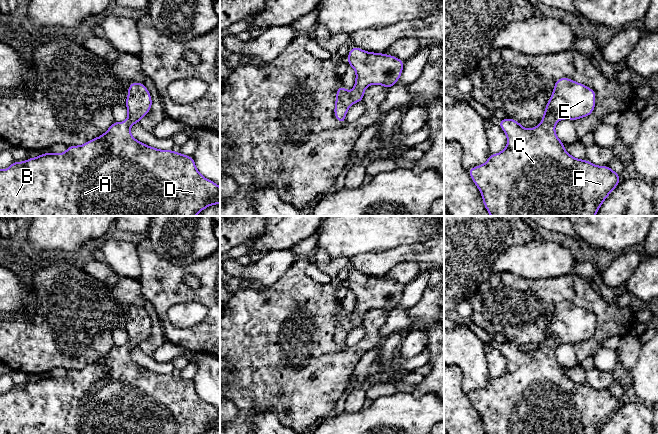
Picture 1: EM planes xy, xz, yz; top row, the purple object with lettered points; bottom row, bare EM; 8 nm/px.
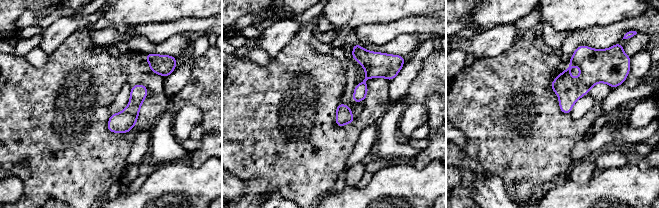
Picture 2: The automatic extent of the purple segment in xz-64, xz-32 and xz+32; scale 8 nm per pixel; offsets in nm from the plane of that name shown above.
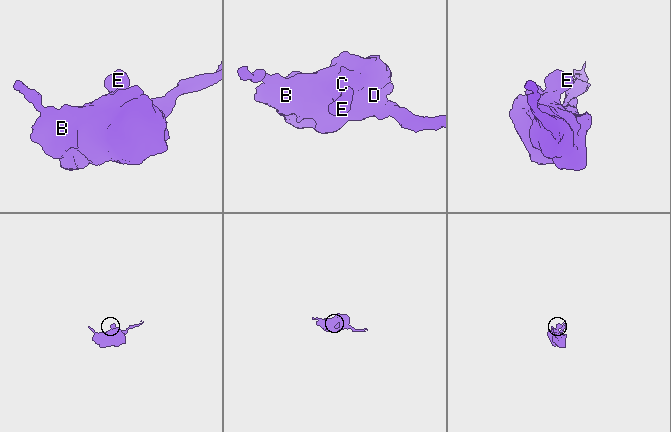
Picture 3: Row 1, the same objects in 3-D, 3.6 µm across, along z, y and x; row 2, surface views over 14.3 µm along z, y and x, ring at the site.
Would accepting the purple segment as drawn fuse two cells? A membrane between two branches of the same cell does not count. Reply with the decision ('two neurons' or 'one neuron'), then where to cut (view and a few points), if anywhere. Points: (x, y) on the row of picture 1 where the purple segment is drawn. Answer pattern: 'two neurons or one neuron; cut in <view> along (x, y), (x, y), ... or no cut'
one neuron; no cut

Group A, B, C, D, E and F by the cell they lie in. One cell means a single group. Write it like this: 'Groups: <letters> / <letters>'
Groups: A B C D E F

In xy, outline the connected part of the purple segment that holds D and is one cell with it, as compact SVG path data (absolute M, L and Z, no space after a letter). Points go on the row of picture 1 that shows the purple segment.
M130 83L125 105L128 110L127 120L125 122L114 121L103 135L80 146L69 146L65 153L43 153L38 157L28 158L25 162L13 161L8 169L0 170L0 216L195 216L211 205L220 204L220 187L199 173L192 156L173 150L159 150L132 137L130 126L139 123L152 107L151 95L143 83Z

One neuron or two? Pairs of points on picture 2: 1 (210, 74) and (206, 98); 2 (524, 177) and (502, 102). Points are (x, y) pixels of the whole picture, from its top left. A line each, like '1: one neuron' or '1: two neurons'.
1: one neuron
2: one neuron

